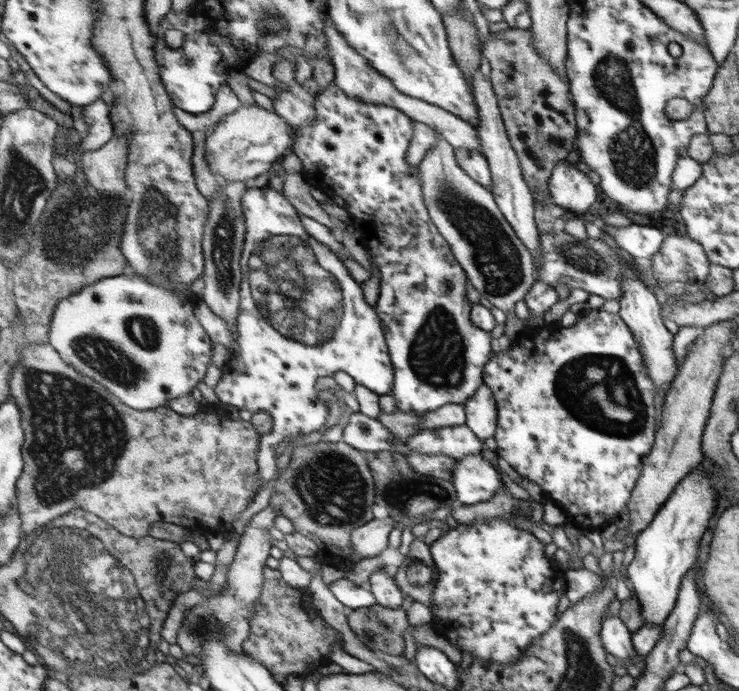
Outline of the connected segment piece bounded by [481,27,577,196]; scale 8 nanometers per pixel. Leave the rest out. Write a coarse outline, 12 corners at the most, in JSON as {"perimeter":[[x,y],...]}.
{"perimeter":[[532,29],[492,34],[481,54],[529,188],[577,139],[569,84]]}

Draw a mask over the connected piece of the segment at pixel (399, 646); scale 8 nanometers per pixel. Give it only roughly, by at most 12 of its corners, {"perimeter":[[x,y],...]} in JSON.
{"perimeter":[[404,608],[348,611],[356,637],[373,652],[403,654]]}

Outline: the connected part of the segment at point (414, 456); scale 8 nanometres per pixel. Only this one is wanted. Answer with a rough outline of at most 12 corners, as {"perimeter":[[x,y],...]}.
{"perimeter":[[405,454],[414,472],[452,480],[456,459],[443,454]]}

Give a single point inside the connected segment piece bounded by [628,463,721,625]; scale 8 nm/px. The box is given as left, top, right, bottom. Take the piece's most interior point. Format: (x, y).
(665, 551)

